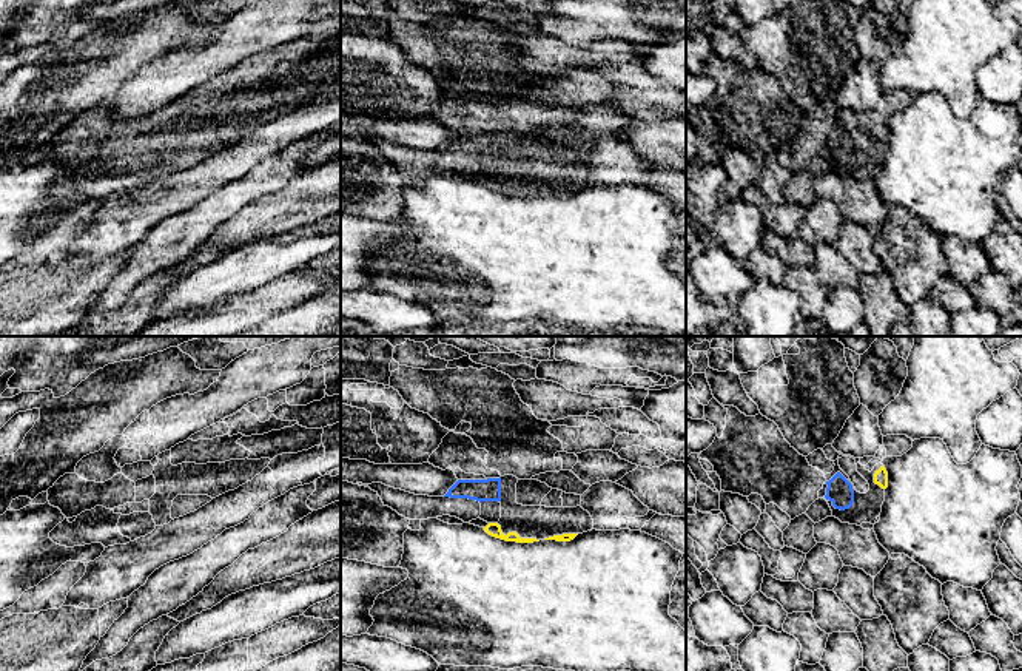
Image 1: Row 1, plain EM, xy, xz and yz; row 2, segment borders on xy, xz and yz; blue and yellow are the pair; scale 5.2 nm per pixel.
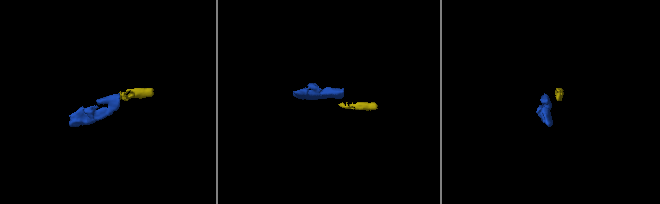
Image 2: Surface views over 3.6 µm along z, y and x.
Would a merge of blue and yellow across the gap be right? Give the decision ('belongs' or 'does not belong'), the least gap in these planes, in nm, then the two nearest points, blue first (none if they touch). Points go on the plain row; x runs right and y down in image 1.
belongs | 120 nm | yz (853, 144), (874, 136)

